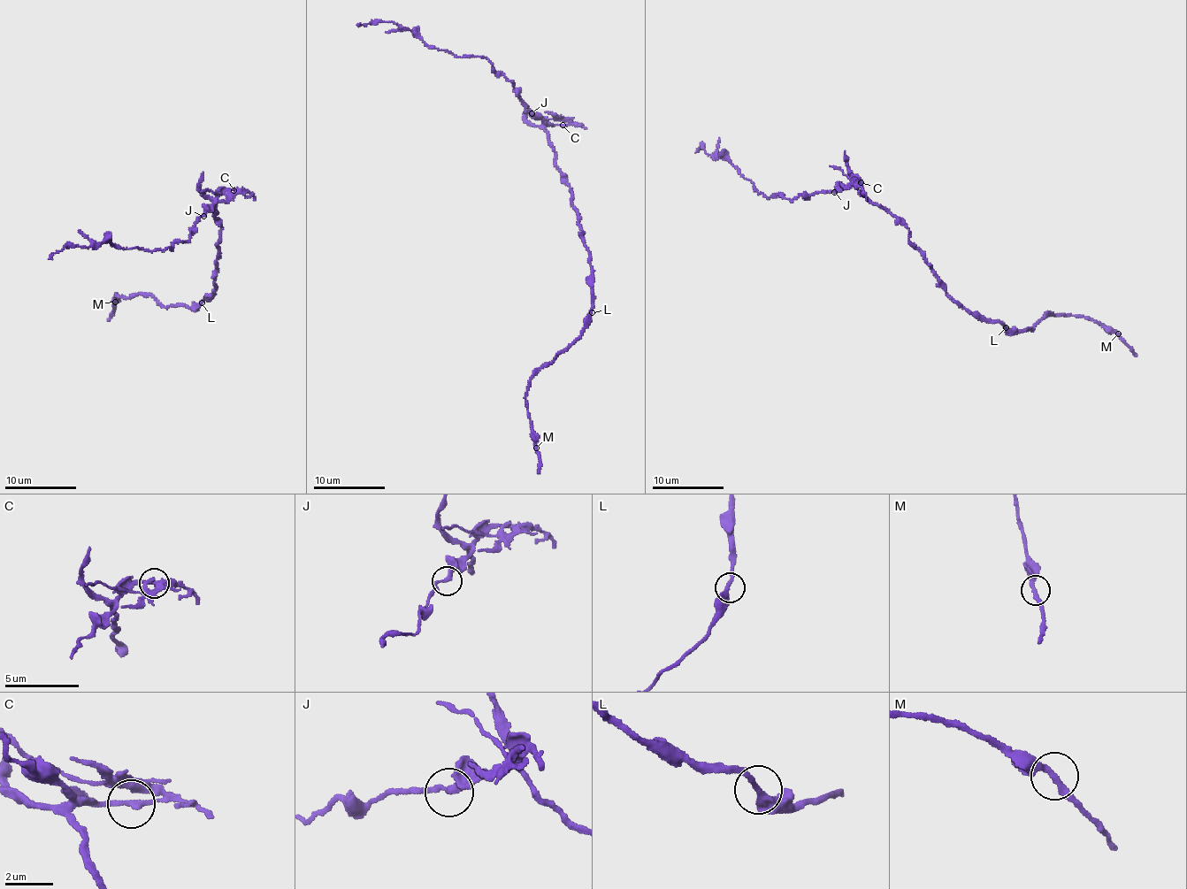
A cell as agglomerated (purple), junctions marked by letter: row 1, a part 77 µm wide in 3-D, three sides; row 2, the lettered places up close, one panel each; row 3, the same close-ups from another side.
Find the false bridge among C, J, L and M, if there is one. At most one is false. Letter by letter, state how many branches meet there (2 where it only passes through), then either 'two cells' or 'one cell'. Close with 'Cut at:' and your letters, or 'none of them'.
C: branches 2; one cell
J: branches 2; one cell
L: branches 2; one cell
M: branches 2; one cell
Cut at: none of them

